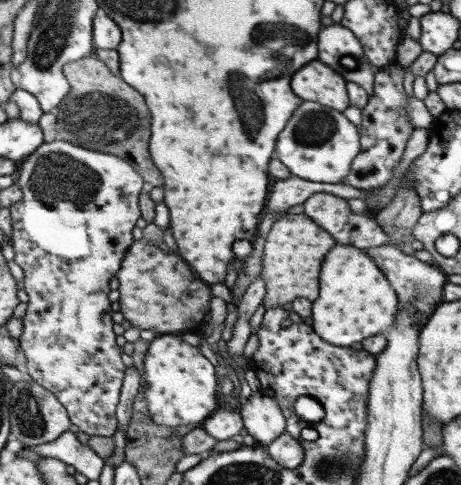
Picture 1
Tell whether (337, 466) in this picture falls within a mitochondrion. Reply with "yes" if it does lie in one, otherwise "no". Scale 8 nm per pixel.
yes

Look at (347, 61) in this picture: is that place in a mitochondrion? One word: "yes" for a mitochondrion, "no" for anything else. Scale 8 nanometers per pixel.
yes

